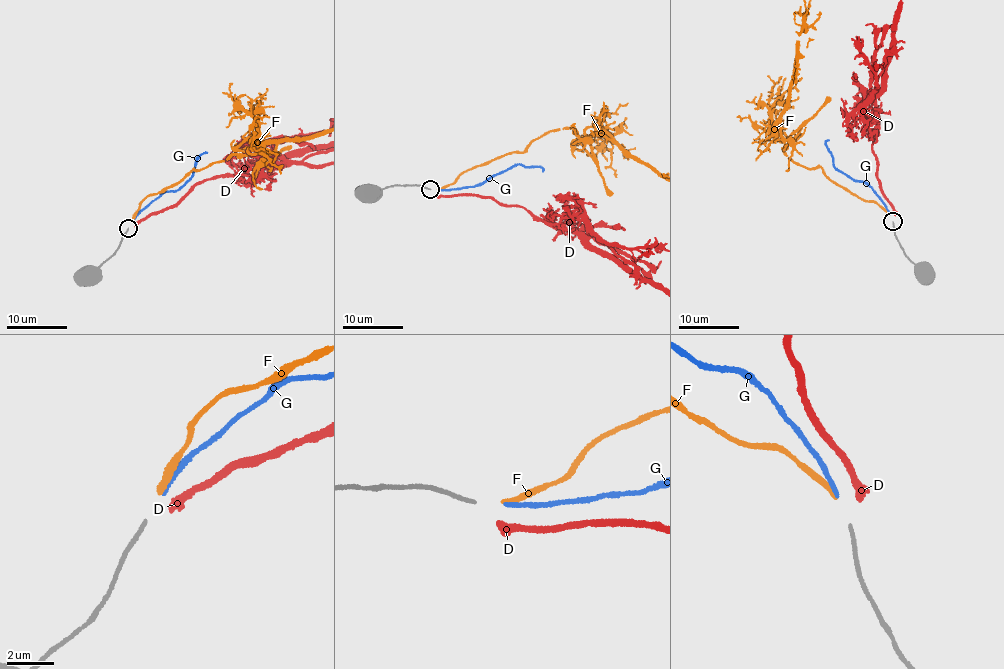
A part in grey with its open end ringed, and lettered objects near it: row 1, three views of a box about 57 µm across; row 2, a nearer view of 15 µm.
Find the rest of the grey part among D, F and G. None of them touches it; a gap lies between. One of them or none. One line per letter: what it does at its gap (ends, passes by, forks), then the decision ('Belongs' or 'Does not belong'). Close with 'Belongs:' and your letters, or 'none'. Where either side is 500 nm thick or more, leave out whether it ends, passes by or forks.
D: It ends there. Does not belong
F: It ends there. Does not belong
G: It ends there. Does not belong
Belongs: none

